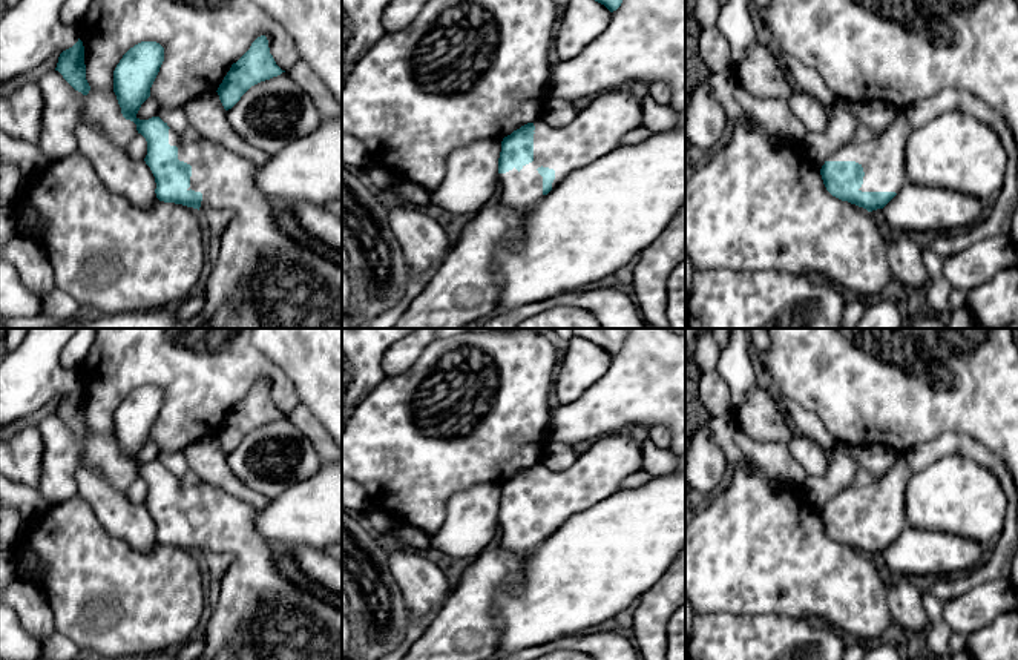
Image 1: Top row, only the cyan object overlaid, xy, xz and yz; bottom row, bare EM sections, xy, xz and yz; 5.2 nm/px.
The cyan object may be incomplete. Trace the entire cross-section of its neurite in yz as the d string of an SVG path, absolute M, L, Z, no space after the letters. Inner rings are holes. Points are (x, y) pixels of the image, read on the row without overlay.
M825 505L820 519L832 540L868 556L883 553L897 539L895 536L862 536L865 516L855 505Z

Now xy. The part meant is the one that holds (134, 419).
M141 385L130 391L113 414L113 436L121 457L136 468L147 485L146 508L156 526L156 542L164 546L201 551L202 537L190 533L192 510L178 503L178 491L169 488L169 470L159 460L140 464L141 448L164 405L164 391L156 385Z

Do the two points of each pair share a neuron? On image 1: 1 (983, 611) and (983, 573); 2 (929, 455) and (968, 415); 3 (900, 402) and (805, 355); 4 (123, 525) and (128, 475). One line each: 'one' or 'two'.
1: two
2: two
3: one
4: two

